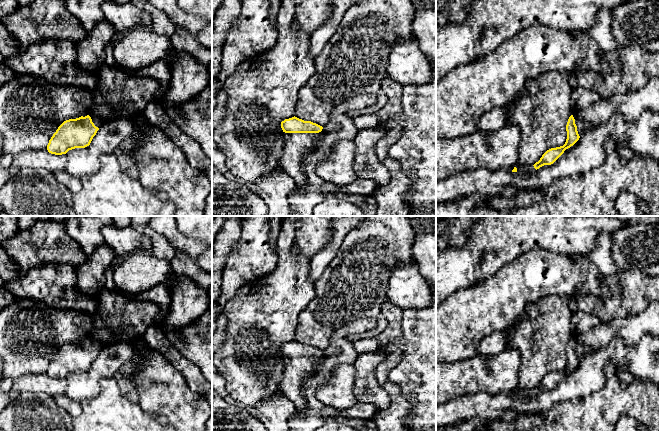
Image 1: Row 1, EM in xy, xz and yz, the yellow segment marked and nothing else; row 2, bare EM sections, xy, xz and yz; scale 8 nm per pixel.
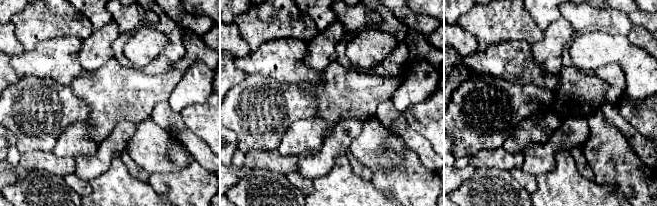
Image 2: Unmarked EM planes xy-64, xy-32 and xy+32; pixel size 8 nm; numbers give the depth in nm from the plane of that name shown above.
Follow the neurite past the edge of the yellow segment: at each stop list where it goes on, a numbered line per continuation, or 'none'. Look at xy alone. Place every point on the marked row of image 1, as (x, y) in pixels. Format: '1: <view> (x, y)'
1: xy (97, 122)

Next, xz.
1: xz (295, 144)

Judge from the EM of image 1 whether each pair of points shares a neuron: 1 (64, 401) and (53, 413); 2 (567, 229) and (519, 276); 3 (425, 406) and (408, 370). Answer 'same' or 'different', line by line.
1: different
2: different
3: same

